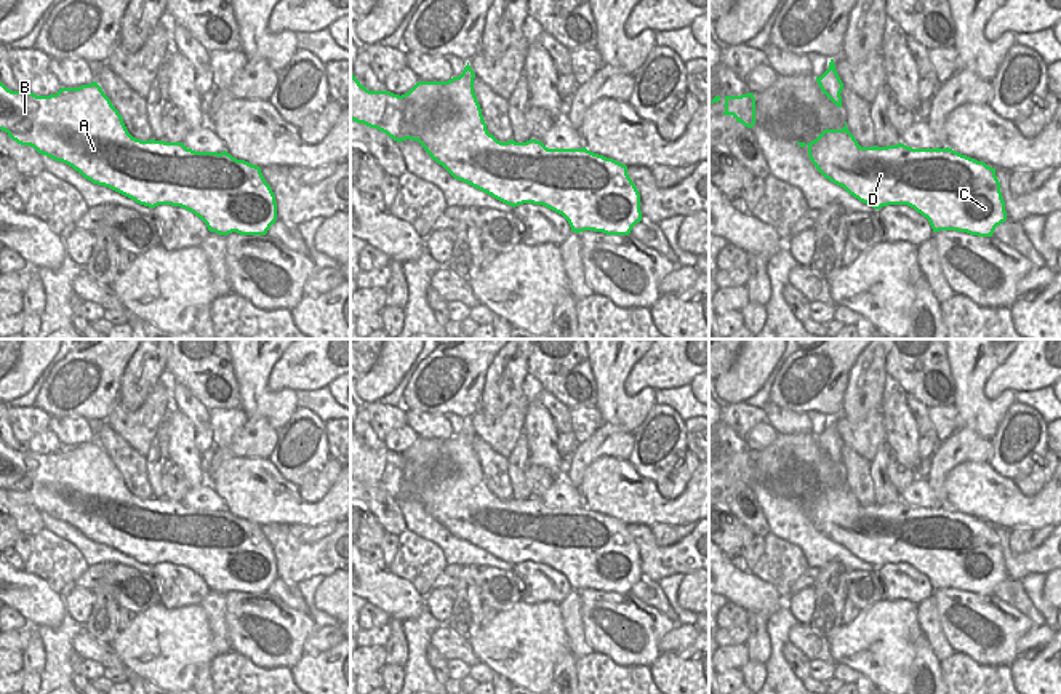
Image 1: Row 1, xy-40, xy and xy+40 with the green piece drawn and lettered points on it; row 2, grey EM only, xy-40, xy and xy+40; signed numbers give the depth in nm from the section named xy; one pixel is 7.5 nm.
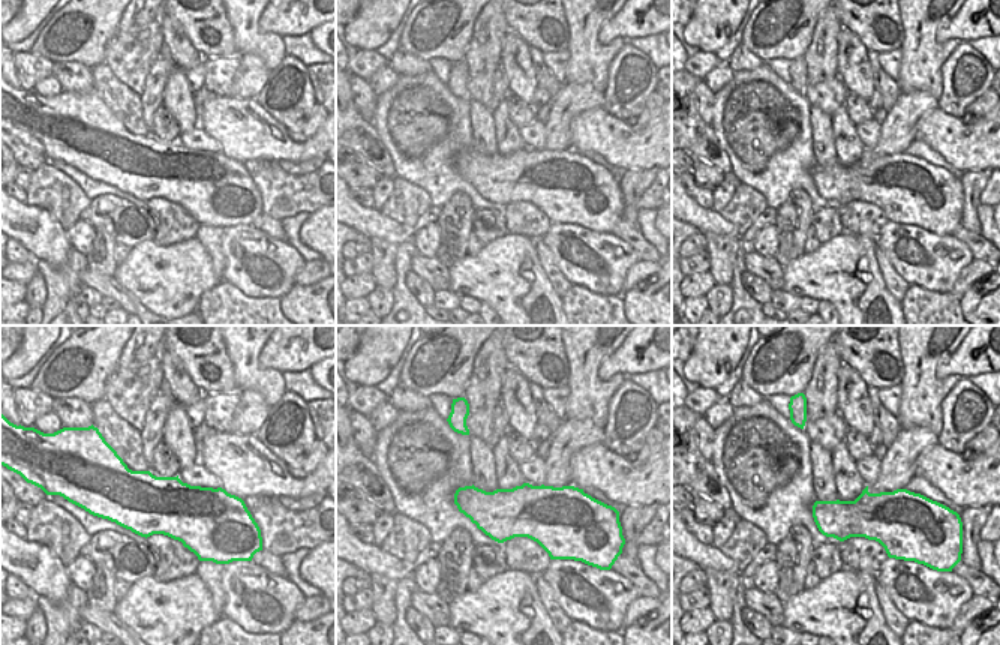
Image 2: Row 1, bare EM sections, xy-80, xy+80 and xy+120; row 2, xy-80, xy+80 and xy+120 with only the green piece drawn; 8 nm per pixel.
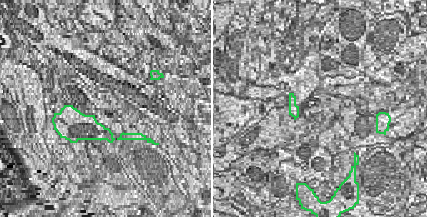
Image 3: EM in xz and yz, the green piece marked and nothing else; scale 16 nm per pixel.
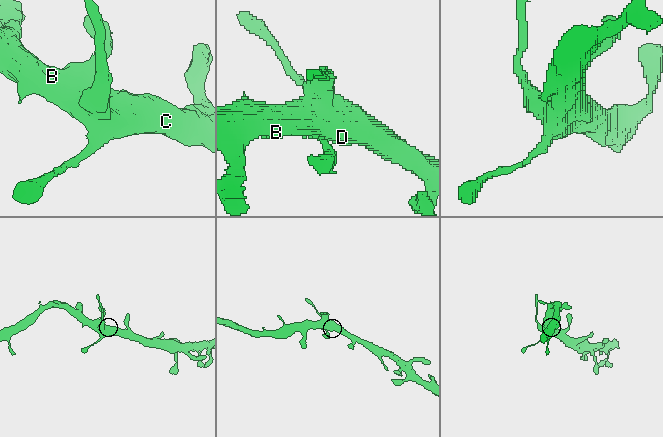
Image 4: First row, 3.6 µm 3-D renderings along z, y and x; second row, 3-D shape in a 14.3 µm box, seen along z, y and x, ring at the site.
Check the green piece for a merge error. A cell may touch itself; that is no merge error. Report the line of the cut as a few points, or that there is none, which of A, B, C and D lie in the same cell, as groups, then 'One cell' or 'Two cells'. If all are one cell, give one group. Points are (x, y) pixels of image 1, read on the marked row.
No split. Groups: A B C D. One cell.

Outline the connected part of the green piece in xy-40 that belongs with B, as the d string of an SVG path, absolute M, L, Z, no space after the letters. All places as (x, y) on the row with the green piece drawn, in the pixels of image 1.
M0 82L0 130L18 144L62 162L93 184L109 187L139 205L181 206L219 235L266 235L277 221L275 195L259 166L237 160L226 150L195 152L182 142L133 138L96 82L61 88L50 96L11 91Z

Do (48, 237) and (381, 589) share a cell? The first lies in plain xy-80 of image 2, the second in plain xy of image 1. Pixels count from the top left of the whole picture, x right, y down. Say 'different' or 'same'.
same

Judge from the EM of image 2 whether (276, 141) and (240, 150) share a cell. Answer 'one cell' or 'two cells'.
one cell

